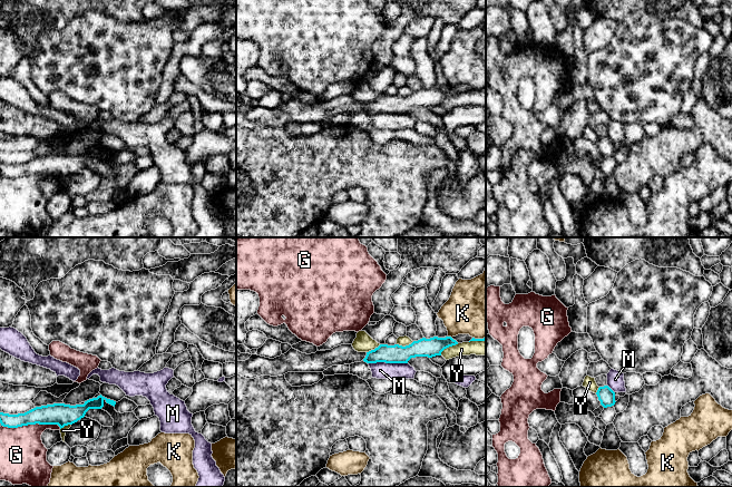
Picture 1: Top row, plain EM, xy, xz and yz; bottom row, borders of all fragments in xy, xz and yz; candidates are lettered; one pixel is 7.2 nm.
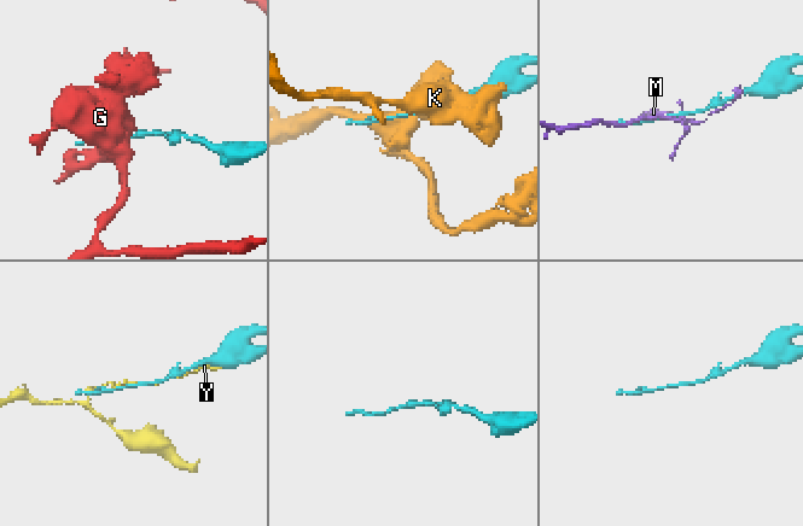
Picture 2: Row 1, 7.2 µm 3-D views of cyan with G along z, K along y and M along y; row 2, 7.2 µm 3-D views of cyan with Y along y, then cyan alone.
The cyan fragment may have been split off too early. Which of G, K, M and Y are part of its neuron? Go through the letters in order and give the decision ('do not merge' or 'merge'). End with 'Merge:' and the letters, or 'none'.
G: do not merge
K: do not merge
M: do not merge
Y: do not merge
Merge: none

